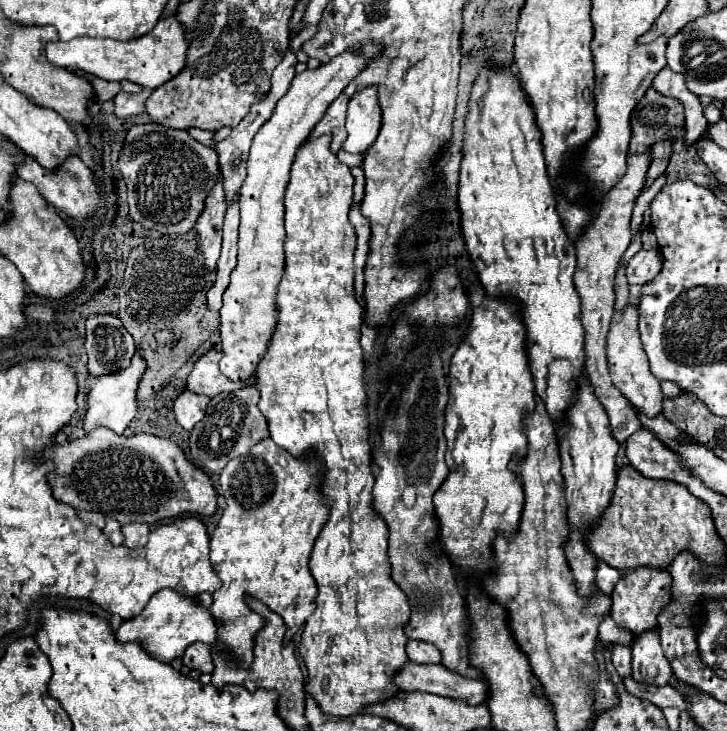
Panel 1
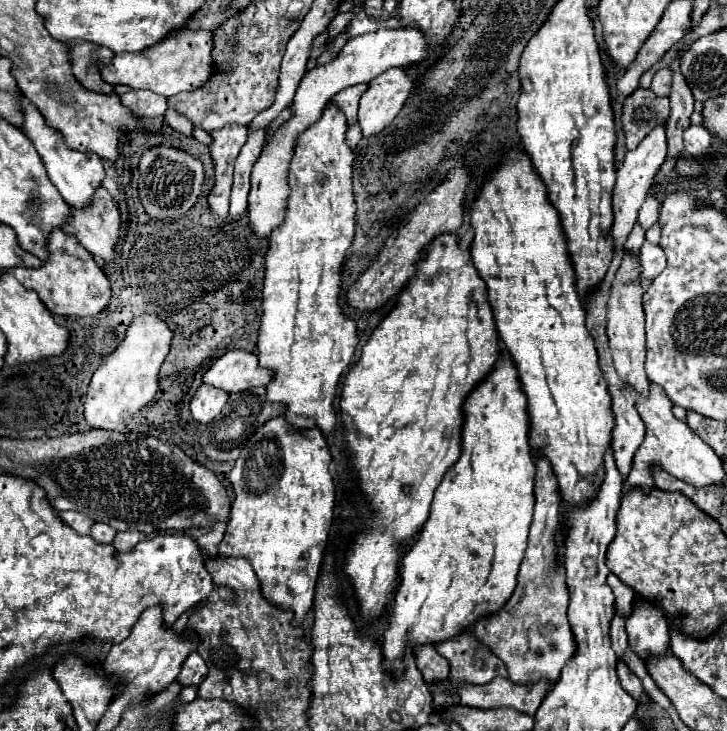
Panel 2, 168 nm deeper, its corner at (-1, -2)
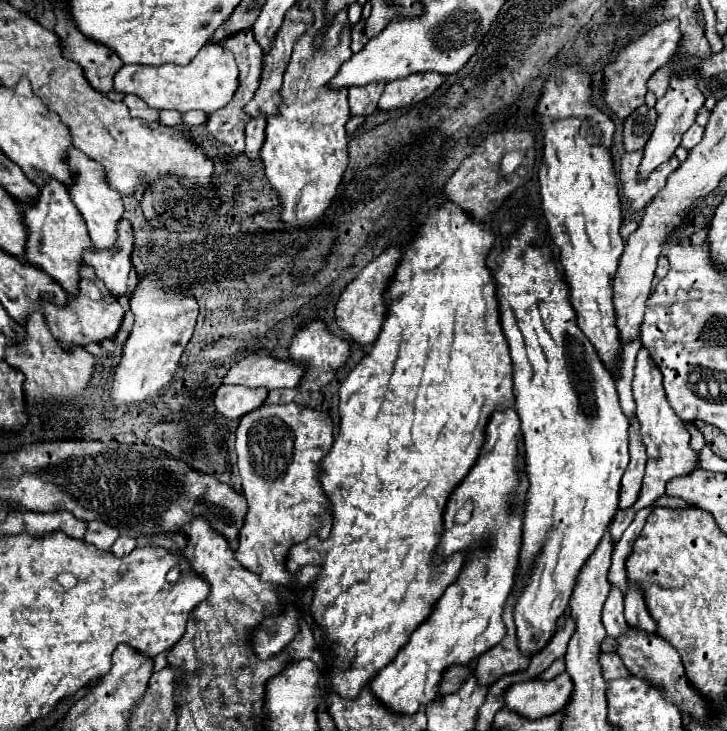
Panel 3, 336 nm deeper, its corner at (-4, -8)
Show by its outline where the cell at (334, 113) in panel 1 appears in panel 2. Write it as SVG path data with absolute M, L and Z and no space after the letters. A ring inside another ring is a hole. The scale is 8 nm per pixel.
M352 85L350 89L344 89L340 91L332 103L346 115L348 119L348 125L356 125L356 113L358 113L358 101L360 101L360 95L366 91L368 85Z

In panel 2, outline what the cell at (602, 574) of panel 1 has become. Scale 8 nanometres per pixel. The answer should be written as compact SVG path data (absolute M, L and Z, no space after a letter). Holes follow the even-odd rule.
M614 573L608 575L608 585L610 585L610 589L612 589L614 597L616 597L616 603L614 603L616 613L626 619L630 615L630 611L632 611L632 605L634 605L634 589L624 585Z

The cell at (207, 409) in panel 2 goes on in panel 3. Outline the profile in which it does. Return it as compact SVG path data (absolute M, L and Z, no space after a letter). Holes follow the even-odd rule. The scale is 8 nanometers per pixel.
M221 385L215 395L217 413L227 419L239 419L245 413L257 409L267 399L267 389L249 389L243 385Z

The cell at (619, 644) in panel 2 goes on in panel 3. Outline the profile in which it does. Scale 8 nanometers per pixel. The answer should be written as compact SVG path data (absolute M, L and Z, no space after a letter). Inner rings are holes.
M611 585L609 597L603 605L603 625L611 637L619 637L627 629L627 623L623 619L623 595L615 585Z

